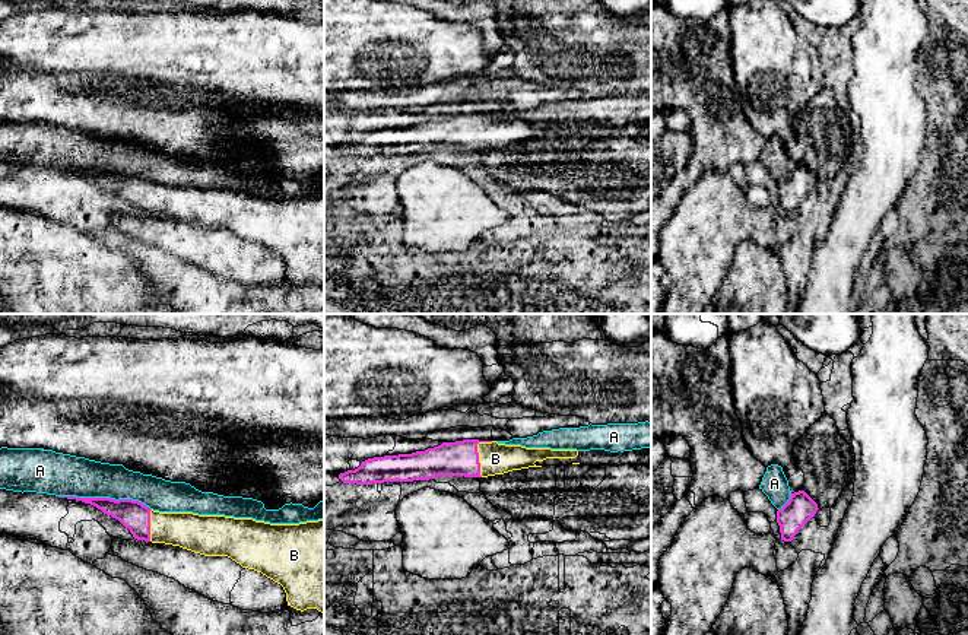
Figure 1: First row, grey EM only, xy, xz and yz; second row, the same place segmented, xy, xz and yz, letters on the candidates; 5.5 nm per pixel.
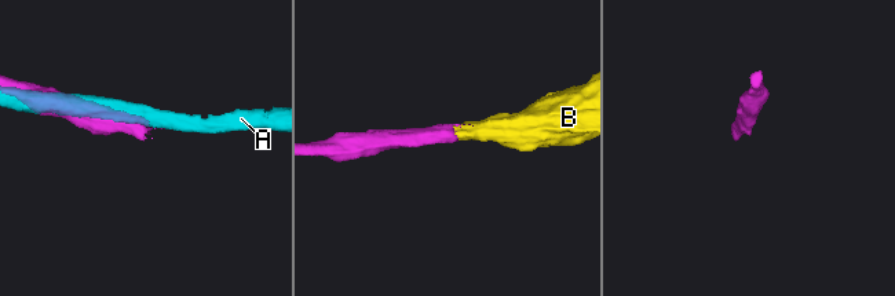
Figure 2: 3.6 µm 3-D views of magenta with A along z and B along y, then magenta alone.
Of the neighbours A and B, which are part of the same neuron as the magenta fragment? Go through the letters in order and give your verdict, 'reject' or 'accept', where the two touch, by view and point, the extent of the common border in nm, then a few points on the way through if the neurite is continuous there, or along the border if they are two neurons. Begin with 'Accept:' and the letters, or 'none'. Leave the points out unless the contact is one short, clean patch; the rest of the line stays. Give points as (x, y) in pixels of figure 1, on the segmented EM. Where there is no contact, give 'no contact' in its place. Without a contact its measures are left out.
Accept: B
A: reject; meets magenta in xy at (105, 498); contact 500 nm long
B: accept; meets magenta in xz at (478, 453); contact 220 nm long; runs through xz (450, 459), (478, 453), (484, 459), (495, 459)

